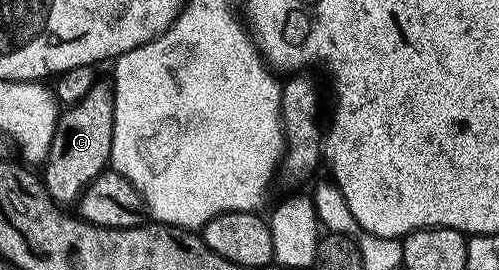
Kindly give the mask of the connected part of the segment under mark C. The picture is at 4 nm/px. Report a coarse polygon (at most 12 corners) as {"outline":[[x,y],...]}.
{"outline":[[95,82],[58,116],[43,184],[74,204],[108,170],[115,89]]}

